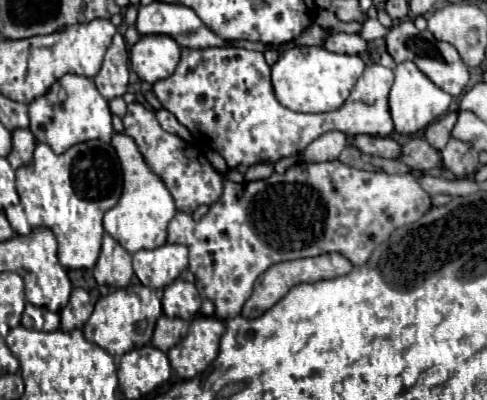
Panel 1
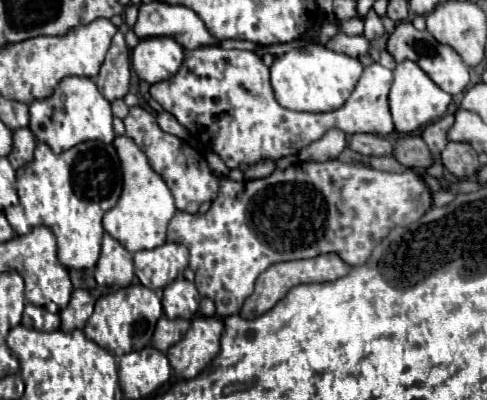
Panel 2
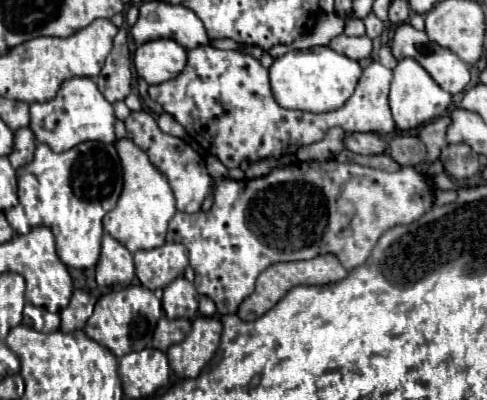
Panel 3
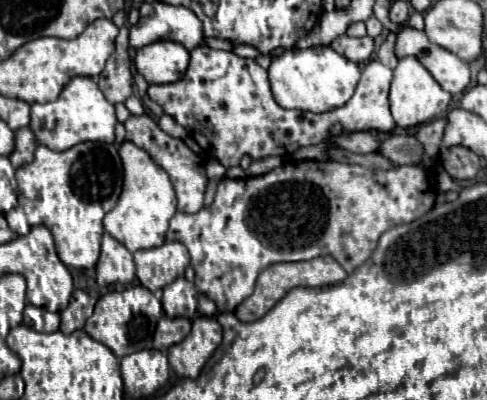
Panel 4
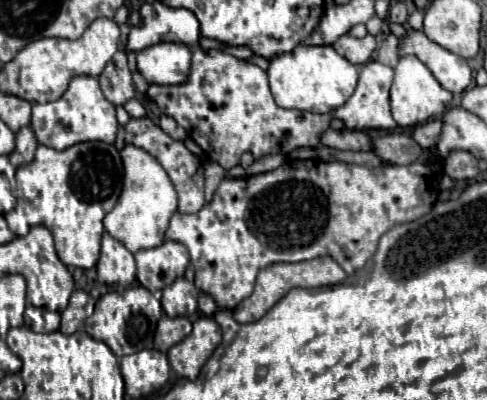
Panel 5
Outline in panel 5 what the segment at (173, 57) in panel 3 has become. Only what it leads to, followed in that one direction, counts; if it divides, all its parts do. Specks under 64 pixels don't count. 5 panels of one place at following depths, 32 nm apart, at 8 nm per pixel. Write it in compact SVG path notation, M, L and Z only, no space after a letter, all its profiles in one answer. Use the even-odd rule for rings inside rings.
M160 42L138 52L138 72L148 84L180 84L186 80L192 52L184 44Z

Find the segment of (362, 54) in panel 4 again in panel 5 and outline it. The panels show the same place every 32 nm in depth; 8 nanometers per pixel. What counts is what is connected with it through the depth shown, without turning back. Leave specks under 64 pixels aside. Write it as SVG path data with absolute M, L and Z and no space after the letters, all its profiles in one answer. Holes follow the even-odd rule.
M344 34L344 36L340 36L332 44L332 48L340 56L344 56L346 60L350 60L352 64L360 66L360 64L366 64L370 60L370 56L372 56L372 52L376 48L376 38L370 36L370 34L364 36L364 38L352 38L352 36Z

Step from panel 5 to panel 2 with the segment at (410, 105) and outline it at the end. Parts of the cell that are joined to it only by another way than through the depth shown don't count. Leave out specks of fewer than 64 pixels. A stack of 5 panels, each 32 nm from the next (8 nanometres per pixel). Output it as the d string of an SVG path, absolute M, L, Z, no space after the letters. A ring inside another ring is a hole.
M404 60L394 68L394 82L390 88L390 110L392 110L396 132L410 134L410 132L416 132L418 128L424 128L426 124L444 116L450 102L452 102L452 96L444 92L440 86L436 86L416 62Z

